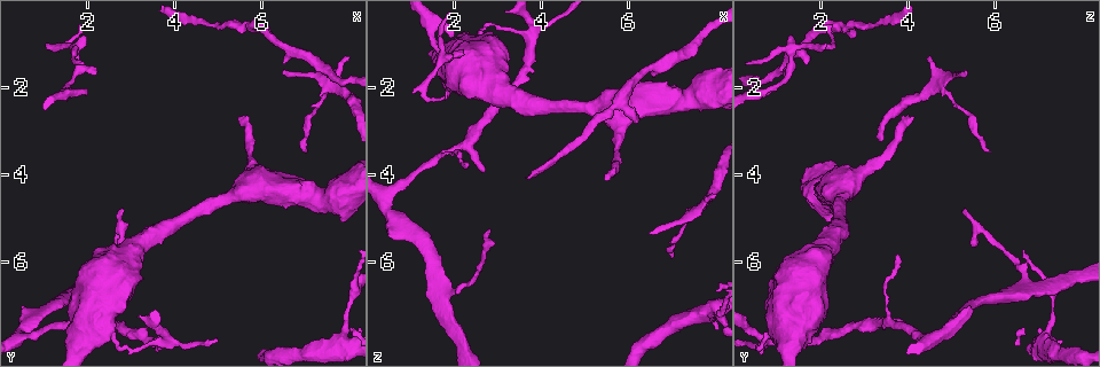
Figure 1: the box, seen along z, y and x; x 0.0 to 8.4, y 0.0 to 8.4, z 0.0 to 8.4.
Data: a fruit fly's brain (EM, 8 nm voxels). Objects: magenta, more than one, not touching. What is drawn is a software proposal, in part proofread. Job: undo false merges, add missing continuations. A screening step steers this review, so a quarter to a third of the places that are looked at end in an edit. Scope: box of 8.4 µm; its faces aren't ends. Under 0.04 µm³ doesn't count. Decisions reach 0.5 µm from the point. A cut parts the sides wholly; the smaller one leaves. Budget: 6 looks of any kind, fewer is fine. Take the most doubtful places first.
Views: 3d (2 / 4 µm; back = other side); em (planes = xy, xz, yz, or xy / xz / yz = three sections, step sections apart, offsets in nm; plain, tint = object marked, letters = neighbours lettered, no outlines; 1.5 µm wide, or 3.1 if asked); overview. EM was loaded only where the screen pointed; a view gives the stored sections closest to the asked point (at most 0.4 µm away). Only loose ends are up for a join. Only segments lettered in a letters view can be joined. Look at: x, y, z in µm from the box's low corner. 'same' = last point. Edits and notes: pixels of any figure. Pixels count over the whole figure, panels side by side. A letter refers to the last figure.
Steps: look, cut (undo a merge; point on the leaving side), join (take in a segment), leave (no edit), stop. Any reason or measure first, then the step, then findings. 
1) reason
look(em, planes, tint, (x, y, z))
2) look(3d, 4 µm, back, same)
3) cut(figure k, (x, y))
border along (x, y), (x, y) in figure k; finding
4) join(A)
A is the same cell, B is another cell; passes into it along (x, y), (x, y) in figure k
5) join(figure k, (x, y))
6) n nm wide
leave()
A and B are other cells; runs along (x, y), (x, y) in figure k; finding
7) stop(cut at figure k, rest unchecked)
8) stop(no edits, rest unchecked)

an open end
look(3d, 2 µm, (5.50, 2.65, 4.15))

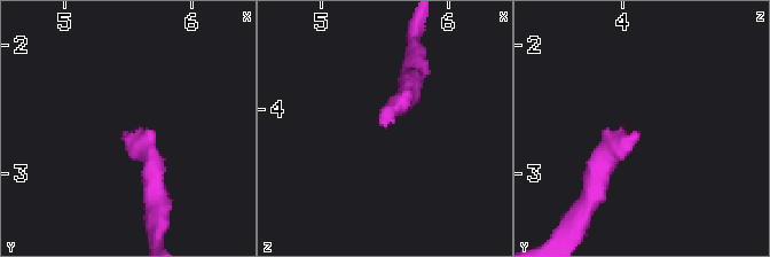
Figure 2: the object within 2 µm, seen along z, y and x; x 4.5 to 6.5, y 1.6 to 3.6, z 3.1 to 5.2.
need the tissue
look(em, xz, step 8, tint, (5.48, 2.70, 4.16))

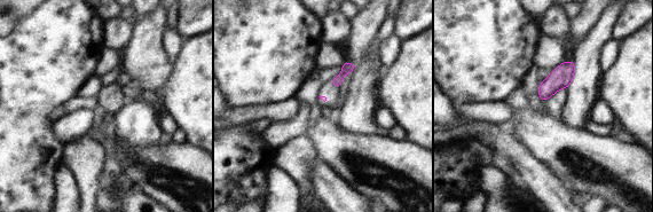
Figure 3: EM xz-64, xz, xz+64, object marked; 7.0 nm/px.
look(em, xy, step 4, letters, same)

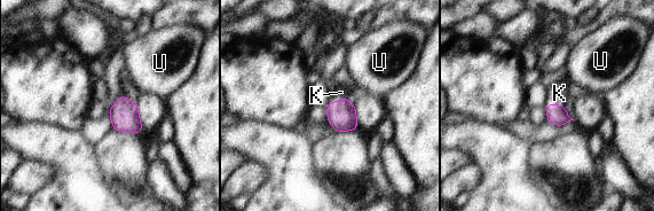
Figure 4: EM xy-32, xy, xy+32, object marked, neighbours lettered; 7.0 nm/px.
100 nm wide
join(K)
K is the same cell, U is another cell; passes into it along (341, 115), (339, 100), (341, 92) in figure 4; it goes on there

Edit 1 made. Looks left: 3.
look(overview)

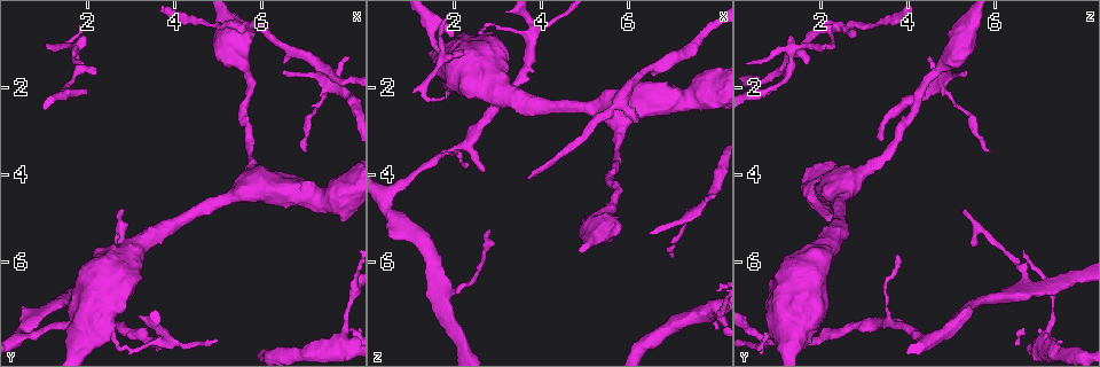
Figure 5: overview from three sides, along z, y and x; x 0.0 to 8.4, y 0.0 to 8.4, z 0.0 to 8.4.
look(3d, 4 µm, (6.10, 0.85, 2.85))

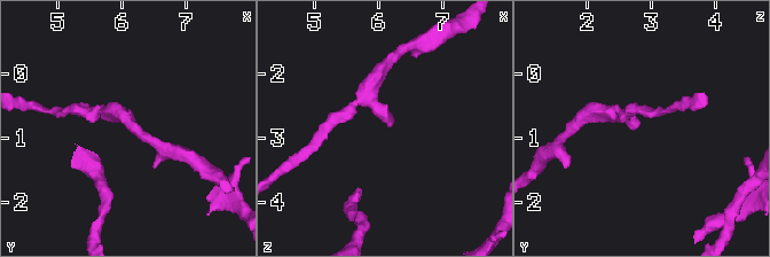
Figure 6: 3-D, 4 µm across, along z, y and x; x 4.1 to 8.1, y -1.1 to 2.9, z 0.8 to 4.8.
look(em, planes, letters, (6.20, 0.85, 2.85))

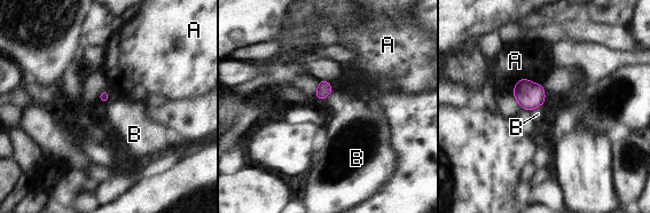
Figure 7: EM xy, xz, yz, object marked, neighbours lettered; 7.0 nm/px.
leave()
A and B are other cells; none of them fits

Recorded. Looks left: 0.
stop(join at figure 4, rest unchecked)

